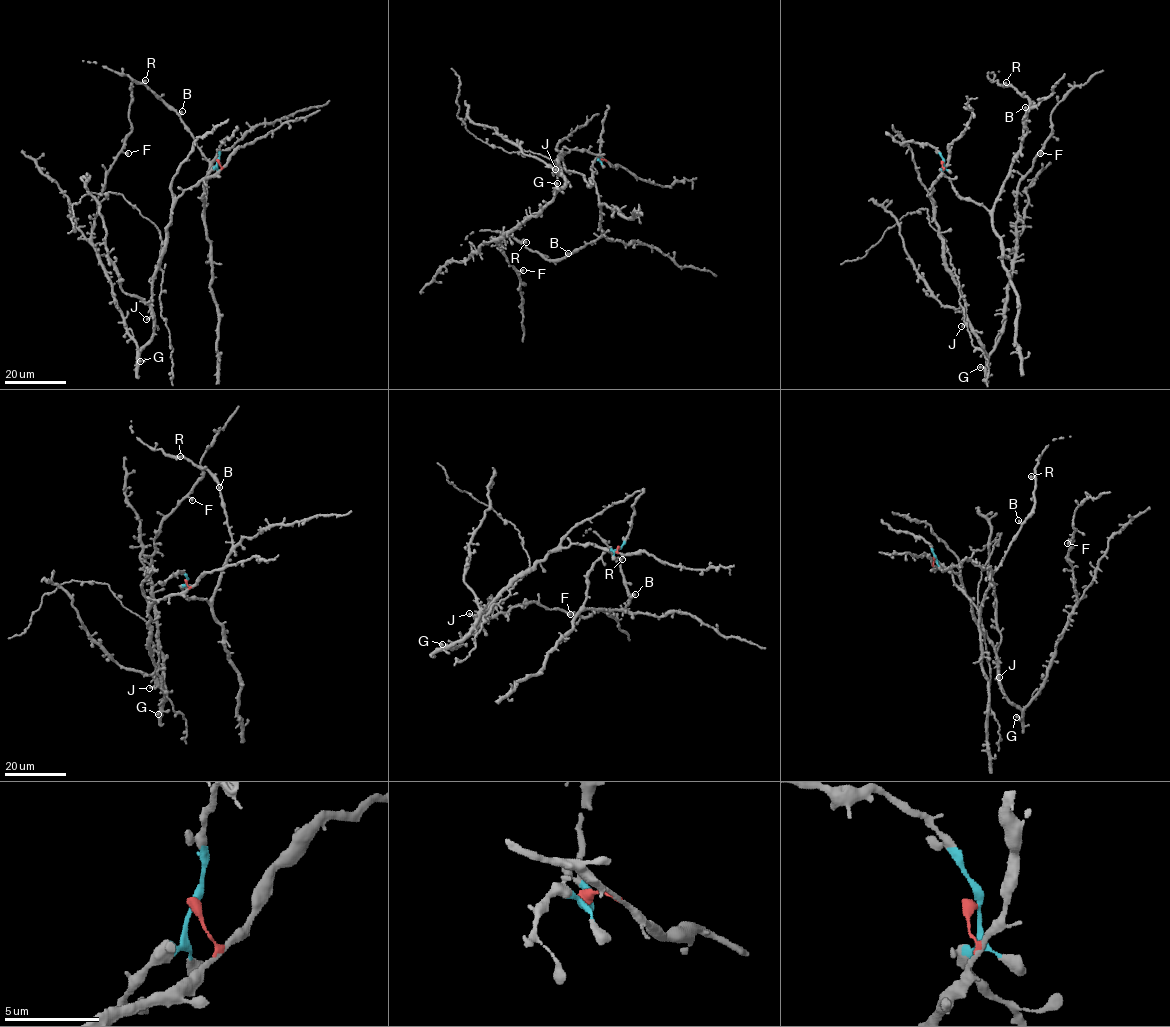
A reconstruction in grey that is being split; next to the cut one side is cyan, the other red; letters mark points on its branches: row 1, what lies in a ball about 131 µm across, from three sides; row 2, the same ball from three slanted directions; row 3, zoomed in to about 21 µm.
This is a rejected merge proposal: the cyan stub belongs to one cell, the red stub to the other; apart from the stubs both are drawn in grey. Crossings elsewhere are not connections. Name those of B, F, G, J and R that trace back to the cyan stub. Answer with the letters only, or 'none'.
B, R

